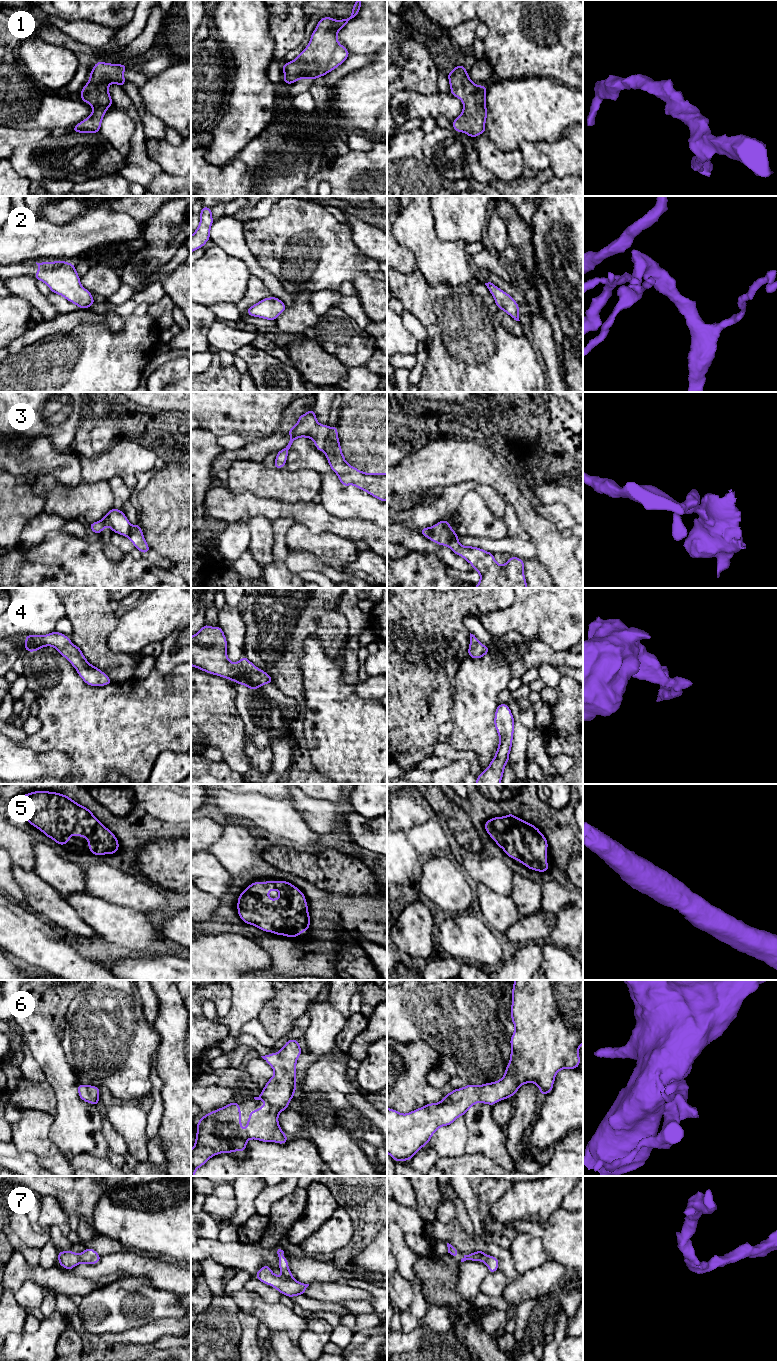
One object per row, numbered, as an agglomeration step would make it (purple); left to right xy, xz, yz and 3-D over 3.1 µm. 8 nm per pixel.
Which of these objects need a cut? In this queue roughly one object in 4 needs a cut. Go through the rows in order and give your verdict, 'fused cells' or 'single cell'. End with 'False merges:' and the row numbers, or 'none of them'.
1: single cell
2: single cell
3: fused cells
4: single cell
5: single cell
6: single cell
7: single cell
False merges: 3

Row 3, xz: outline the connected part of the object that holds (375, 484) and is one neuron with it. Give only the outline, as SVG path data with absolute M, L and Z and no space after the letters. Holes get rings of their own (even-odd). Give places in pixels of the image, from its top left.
M333 426L324 443L324 454L342 486L354 485L382 502L387 501L387 473L366 473L348 464L342 453L338 427Z

